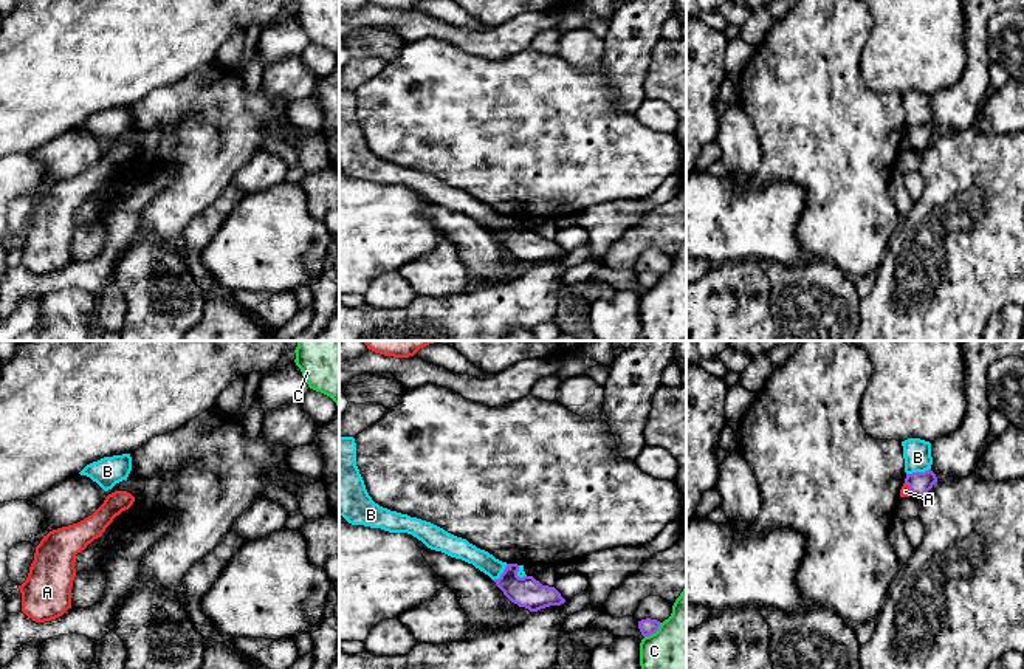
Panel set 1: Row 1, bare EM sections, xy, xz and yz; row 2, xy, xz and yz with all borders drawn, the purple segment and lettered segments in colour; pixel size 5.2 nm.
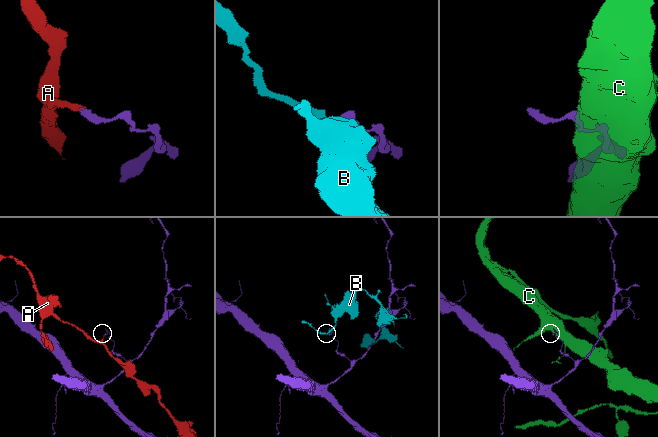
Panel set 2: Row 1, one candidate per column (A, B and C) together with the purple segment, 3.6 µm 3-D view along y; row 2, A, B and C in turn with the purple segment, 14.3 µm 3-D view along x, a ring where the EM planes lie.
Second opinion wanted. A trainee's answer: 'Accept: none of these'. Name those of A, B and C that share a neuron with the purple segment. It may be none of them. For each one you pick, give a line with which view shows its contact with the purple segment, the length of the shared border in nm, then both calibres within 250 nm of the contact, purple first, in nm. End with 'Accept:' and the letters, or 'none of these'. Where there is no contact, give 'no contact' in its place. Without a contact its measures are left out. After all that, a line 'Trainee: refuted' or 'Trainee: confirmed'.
Accept: none of these
Trainee: confirmed

